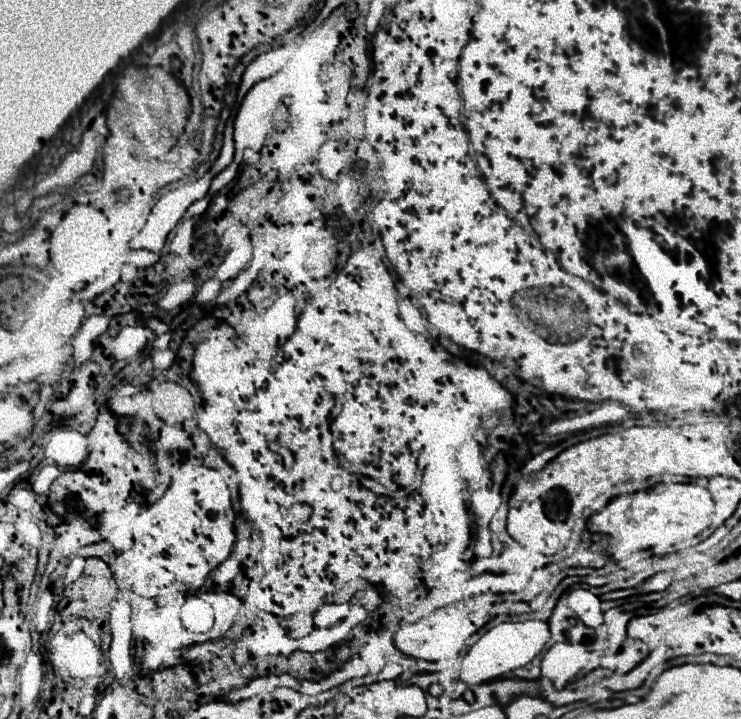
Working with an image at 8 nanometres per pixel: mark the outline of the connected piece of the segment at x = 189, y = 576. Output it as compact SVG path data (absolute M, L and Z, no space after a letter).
M183 464L181 470L175 472L167 492L139 514L133 526L133 548L115 558L113 574L119 590L129 590L143 598L159 598L171 592L197 590L205 582L205 576L231 554L235 542L231 524L233 512L229 504L229 492L221 474L205 466Z

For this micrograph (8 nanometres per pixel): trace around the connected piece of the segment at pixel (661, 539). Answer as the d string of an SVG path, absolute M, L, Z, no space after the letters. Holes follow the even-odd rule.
M665 484L661 490L641 490L609 502L591 518L591 550L593 556L603 556L613 562L625 560L639 550L653 550L655 546L675 546L685 538L695 538L713 524L715 502L711 494L699 484ZM623 528L623 530L619 530ZM599 548L599 550L597 550Z

